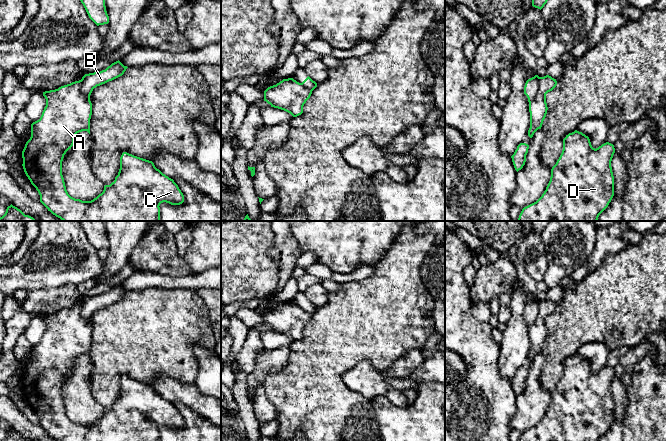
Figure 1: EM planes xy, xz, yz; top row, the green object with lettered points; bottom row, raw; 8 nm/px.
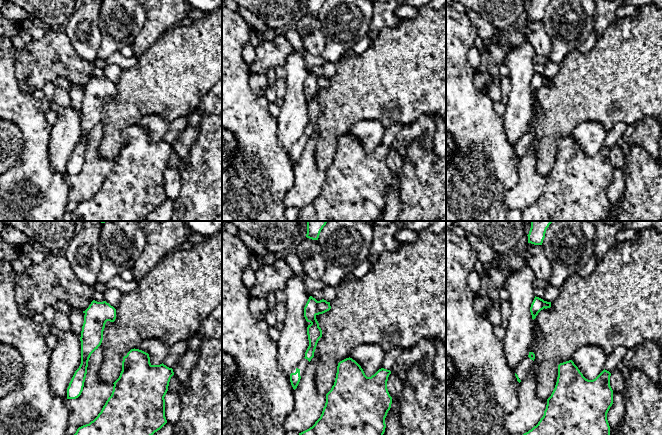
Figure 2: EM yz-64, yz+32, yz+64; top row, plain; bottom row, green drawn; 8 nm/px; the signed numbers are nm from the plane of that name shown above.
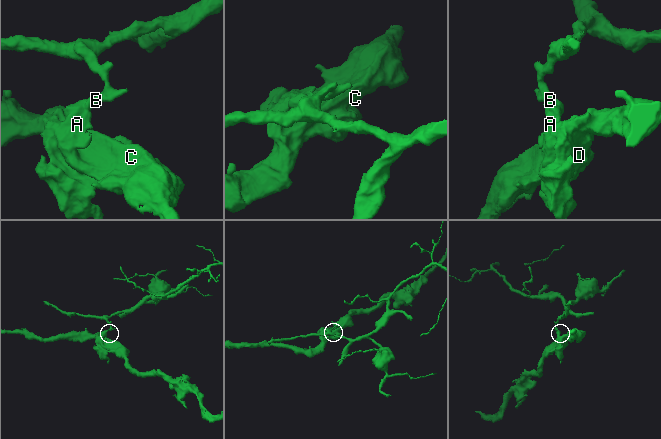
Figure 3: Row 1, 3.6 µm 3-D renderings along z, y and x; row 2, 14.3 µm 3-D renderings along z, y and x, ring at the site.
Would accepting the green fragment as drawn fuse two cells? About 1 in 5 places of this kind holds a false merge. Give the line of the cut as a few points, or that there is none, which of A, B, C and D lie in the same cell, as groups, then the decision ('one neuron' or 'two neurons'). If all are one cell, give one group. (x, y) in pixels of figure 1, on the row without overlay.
cut yz (539, 301), (537, 316), (529, 326); groups A C D / B; two neurons

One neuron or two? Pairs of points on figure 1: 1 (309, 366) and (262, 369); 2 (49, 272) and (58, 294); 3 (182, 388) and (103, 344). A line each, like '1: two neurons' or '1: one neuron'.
1: two neurons
2: two neurons
3: two neurons

